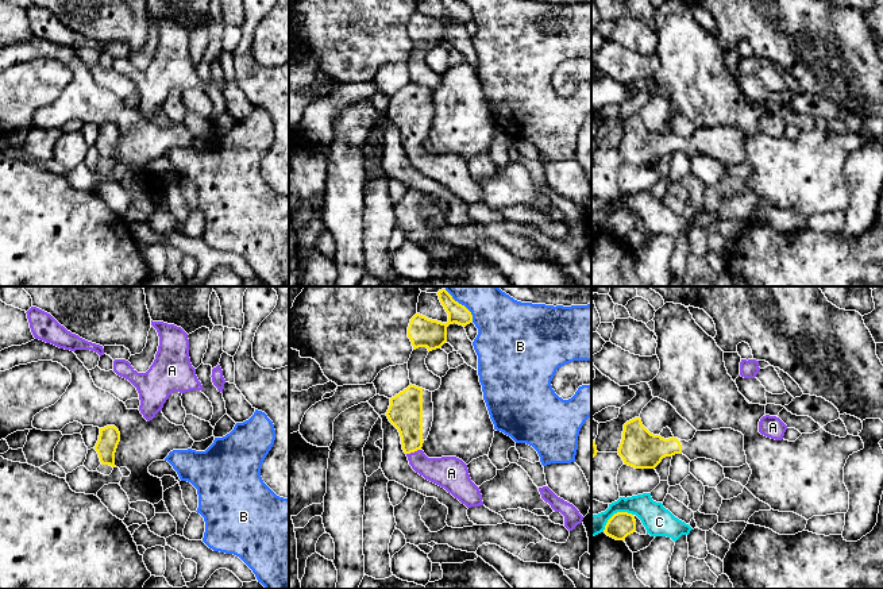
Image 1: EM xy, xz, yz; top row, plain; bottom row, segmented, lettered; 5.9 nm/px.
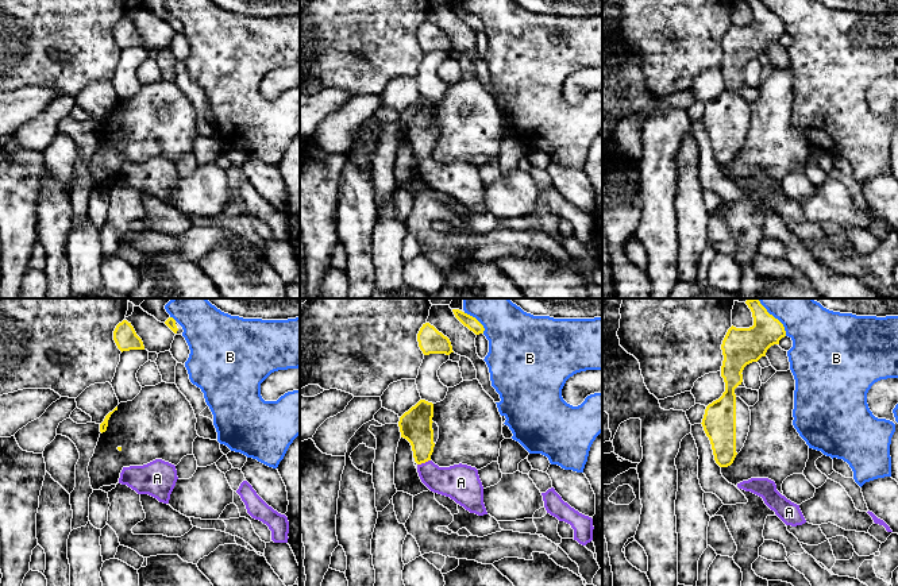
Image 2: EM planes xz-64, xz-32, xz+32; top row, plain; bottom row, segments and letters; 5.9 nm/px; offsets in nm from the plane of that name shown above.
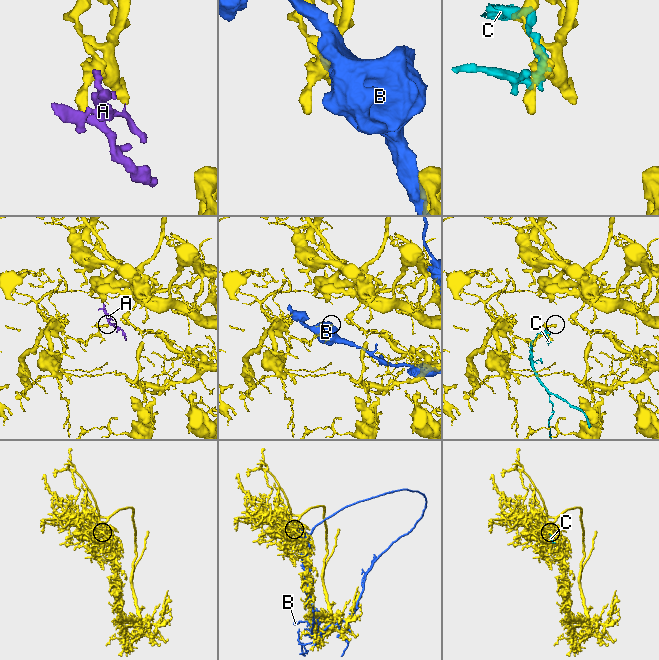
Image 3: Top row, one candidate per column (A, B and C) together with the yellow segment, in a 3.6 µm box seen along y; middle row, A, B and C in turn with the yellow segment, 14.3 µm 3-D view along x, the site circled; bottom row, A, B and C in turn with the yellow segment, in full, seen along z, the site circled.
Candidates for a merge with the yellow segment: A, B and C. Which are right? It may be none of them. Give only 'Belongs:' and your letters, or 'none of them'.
Belongs: A

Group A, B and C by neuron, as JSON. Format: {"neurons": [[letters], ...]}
{"neurons": [["A"], ["B"], ["C"]]}

